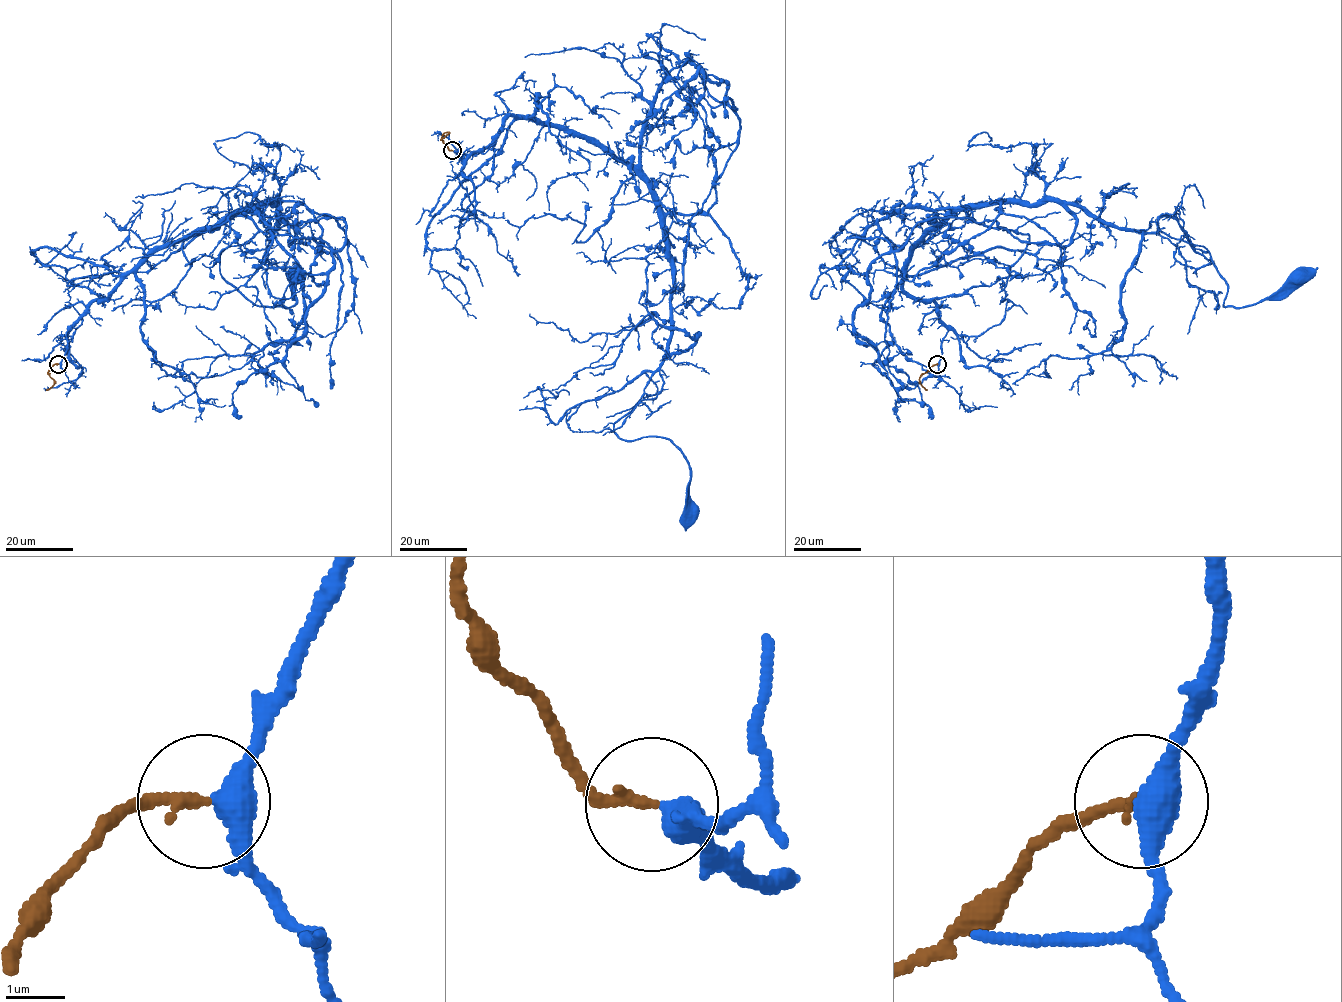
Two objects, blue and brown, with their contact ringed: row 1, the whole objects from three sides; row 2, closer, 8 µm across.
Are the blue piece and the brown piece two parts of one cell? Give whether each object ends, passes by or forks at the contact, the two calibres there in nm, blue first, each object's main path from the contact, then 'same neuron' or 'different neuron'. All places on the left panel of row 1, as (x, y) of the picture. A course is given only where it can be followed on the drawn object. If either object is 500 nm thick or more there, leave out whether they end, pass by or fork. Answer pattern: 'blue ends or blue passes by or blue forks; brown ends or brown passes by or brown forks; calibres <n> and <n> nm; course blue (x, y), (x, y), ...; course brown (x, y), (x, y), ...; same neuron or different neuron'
blue passes by; brown ends; calibres 440 and 200 nm; course blue (59, 363), (94, 301), (235, 213), (279, 202), (271, 232), (221, 253), (226, 280), (287, 307), (293, 278); course brown (58, 363), (48, 372), (54, 384), (46, 390); same neuron

